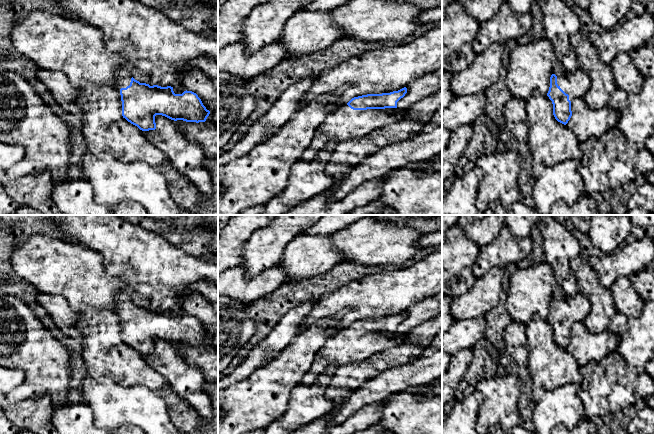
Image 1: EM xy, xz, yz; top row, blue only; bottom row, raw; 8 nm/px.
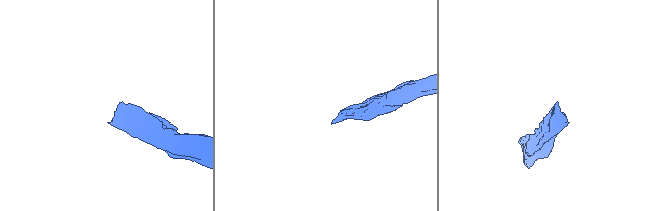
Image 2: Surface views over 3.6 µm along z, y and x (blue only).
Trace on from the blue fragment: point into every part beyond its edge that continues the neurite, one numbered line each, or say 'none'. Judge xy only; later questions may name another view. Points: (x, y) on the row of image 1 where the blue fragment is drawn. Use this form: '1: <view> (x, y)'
1: xy (123, 76)

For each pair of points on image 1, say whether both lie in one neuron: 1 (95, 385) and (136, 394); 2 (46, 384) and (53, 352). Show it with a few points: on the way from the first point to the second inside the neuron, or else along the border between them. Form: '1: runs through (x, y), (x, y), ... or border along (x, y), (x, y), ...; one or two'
1: runs through (105, 394), (126, 394); one
2: runs through (46, 376), (47, 360); one

